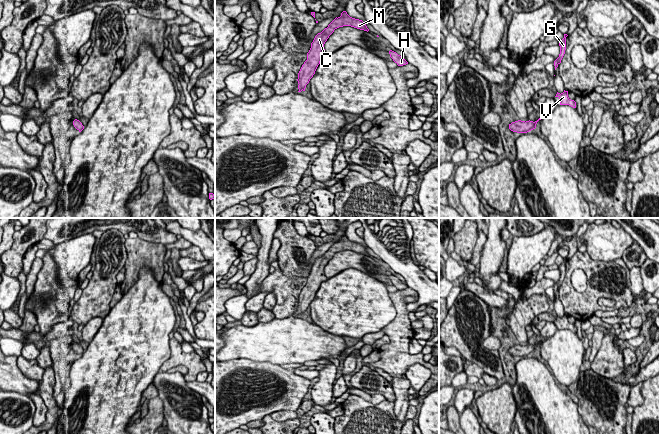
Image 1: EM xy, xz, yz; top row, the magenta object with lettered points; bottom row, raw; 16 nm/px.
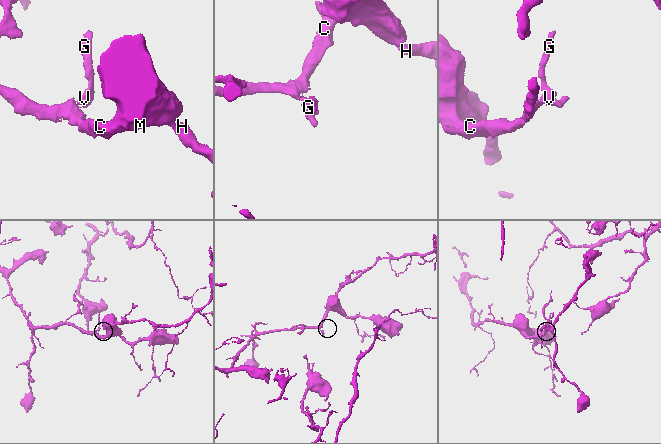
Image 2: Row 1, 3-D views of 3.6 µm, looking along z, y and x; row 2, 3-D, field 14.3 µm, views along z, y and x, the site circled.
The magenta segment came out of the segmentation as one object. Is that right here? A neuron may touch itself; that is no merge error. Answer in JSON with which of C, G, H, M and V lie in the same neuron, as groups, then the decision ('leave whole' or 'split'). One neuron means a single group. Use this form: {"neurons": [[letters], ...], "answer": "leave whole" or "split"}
{"neurons": [["C", "G", "H", "M", "V"]], "answer": "leave whole"}

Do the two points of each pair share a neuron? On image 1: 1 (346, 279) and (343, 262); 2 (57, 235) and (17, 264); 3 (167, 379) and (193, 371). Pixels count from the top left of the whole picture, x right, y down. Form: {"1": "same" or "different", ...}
{"1": "different", "2": "different", "3": "different"}

